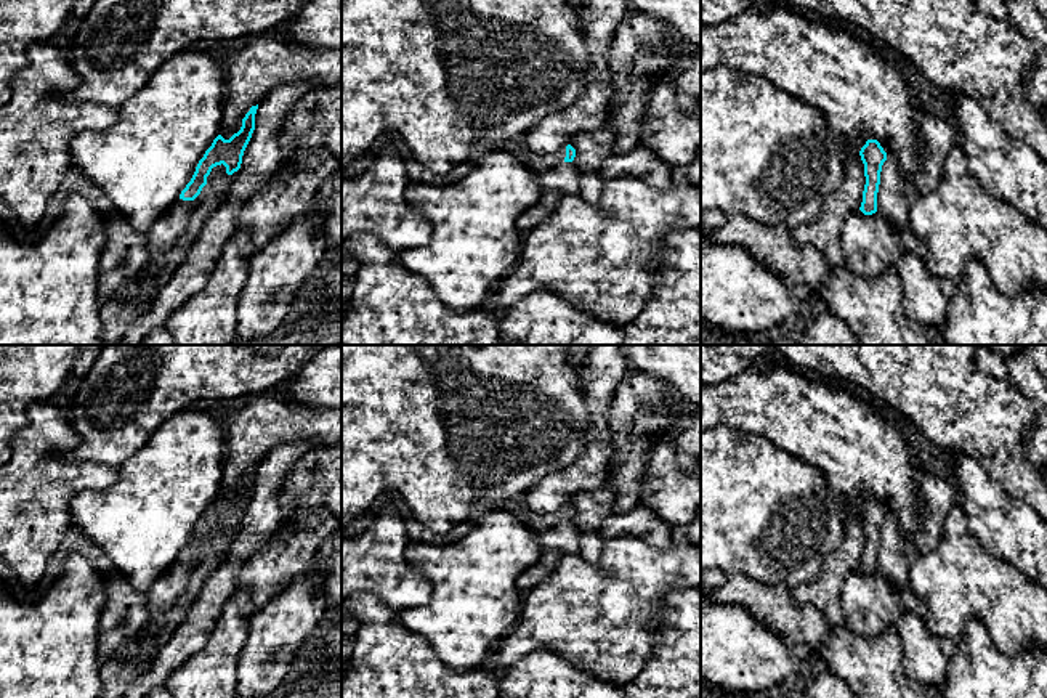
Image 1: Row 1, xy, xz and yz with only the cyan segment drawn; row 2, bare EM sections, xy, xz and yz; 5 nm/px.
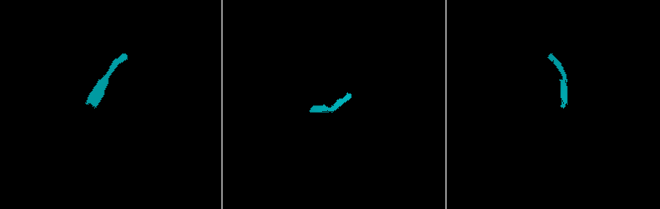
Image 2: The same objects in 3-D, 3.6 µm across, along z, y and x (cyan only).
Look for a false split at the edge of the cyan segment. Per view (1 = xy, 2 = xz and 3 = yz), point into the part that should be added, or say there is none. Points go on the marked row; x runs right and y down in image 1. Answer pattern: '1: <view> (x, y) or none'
1: xy (162, 236)
2: xz (539, 162)
3: none

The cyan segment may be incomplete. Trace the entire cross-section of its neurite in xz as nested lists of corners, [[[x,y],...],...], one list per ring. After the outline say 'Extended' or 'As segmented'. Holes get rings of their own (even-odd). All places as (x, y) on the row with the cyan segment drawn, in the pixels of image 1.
[[[568,144],[553,154],[536,154],[529,149],[523,152],[523,160],[537,173],[542,173],[561,162],[572,162],[576,157],[576,149]]]. Extended

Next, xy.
[[[258,104],[250,108],[242,119],[241,130],[229,140],[224,140],[221,135],[213,140],[212,146],[199,160],[191,181],[181,191],[180,201],[162,217],[159,217],[159,220],[148,231],[148,271],[152,274],[157,274],[167,254],[172,252],[175,244],[186,233],[189,221],[197,215],[196,197],[207,185],[207,177],[210,175],[212,168],[223,164],[228,175],[232,175],[241,168],[244,151],[255,130],[257,109]]]. Extended

